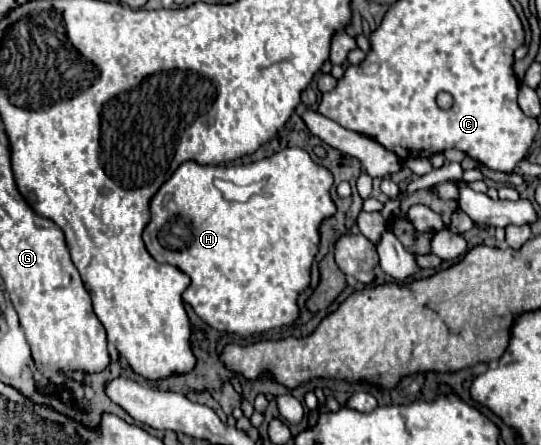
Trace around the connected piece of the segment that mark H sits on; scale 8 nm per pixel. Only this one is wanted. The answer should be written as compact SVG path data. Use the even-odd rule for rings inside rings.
M301 147L283 149L257 163L235 165L199 165L185 161L171 179L159 189L151 201L151 223L143 231L147 251L161 263L169 263L189 275L191 285L183 293L183 301L213 329L235 333L241 337L259 335L269 329L291 325L299 317L299 295L311 285L311 265L319 251L319 227L337 211L331 199L333 175L317 165ZM215 177L267 181L265 195L253 195L249 201L225 201L213 187Z

